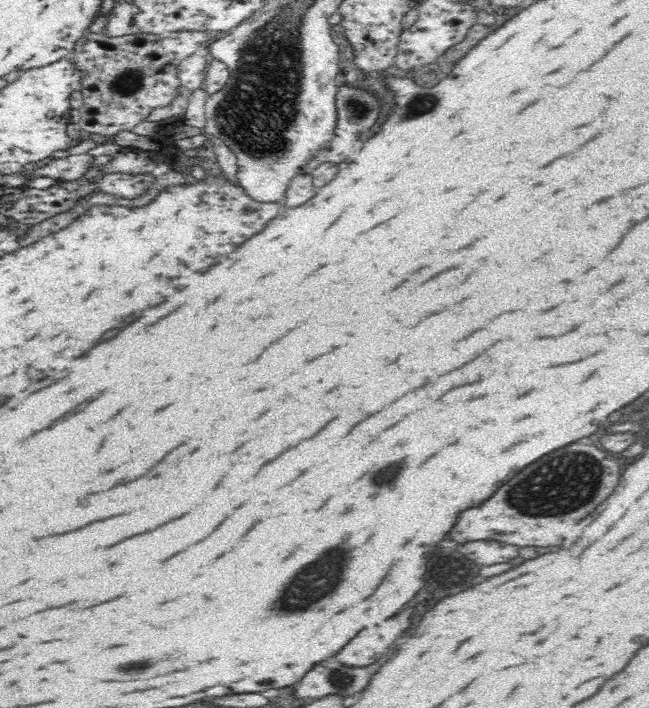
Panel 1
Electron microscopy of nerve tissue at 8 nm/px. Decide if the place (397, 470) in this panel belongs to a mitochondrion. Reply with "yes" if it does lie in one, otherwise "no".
yes

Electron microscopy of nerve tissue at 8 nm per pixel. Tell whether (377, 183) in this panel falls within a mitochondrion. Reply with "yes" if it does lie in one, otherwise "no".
no

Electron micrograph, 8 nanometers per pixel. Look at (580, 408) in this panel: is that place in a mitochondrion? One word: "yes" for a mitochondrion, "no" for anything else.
no

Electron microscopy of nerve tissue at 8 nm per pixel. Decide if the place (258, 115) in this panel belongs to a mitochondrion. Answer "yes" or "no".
yes

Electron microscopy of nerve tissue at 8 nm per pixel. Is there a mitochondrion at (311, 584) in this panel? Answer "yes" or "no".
yes

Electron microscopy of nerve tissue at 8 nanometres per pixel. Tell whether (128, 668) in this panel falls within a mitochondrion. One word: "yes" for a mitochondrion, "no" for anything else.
yes

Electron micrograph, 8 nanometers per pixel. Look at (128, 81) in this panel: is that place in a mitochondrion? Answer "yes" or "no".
yes

